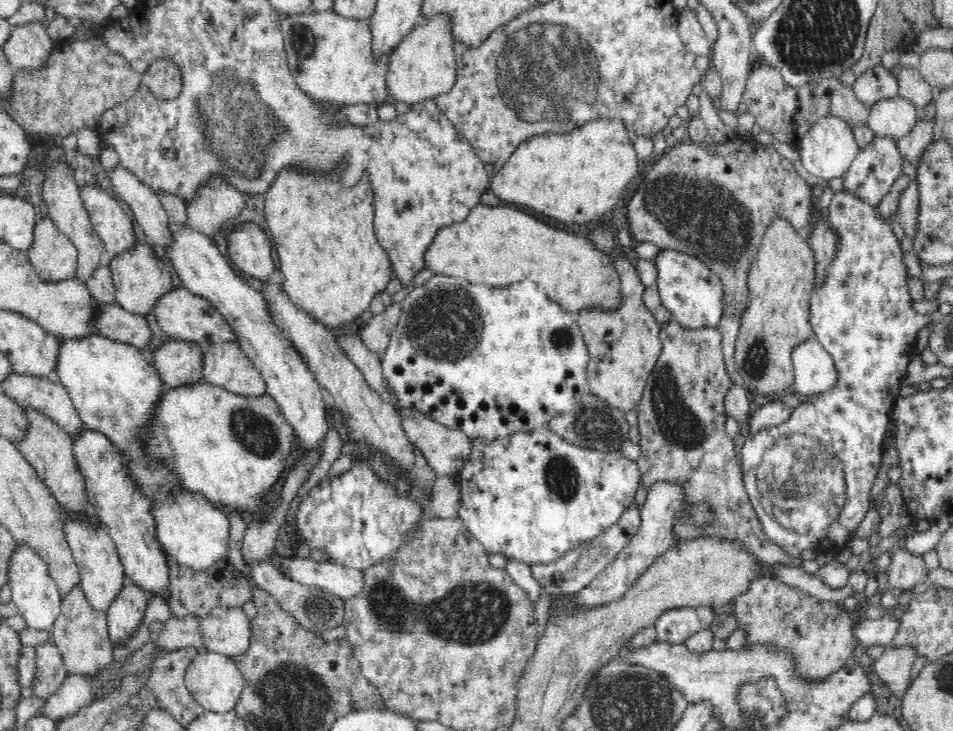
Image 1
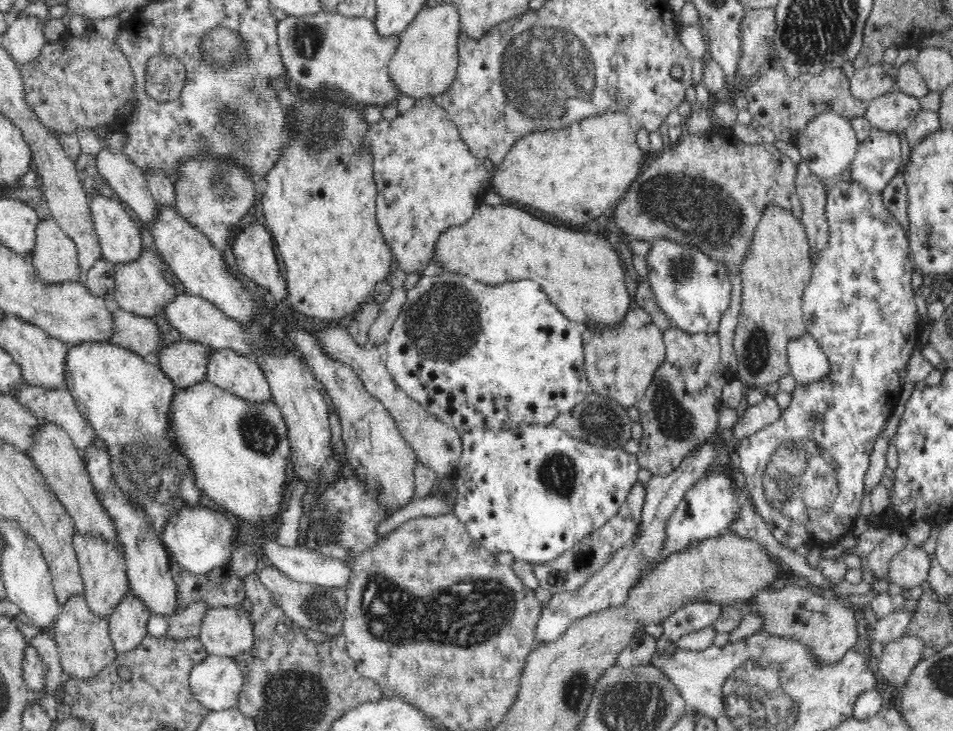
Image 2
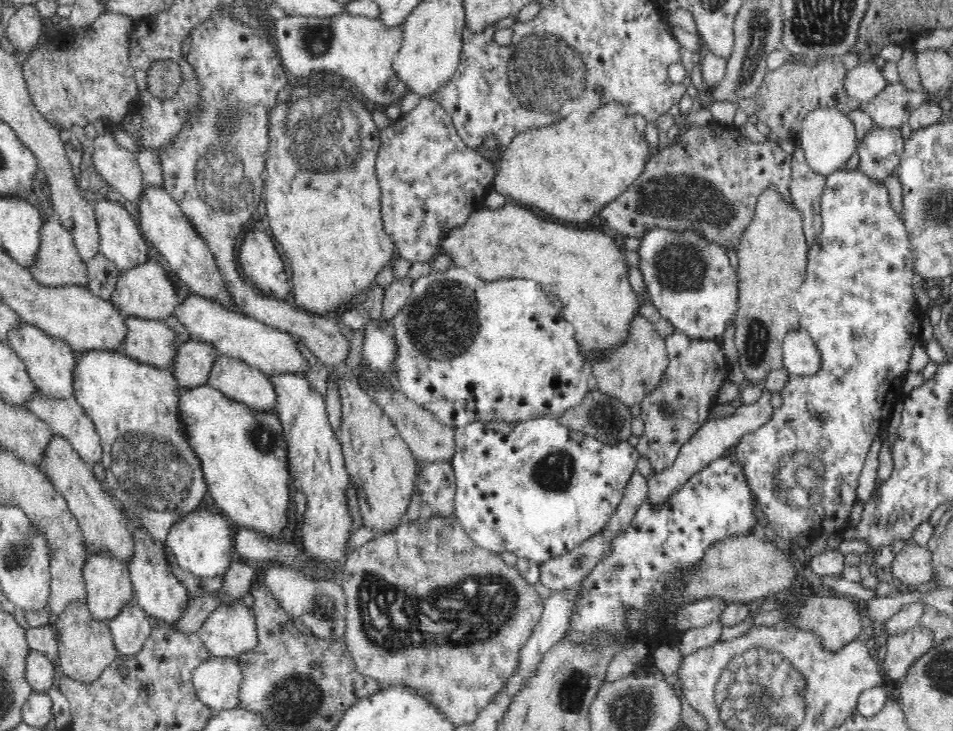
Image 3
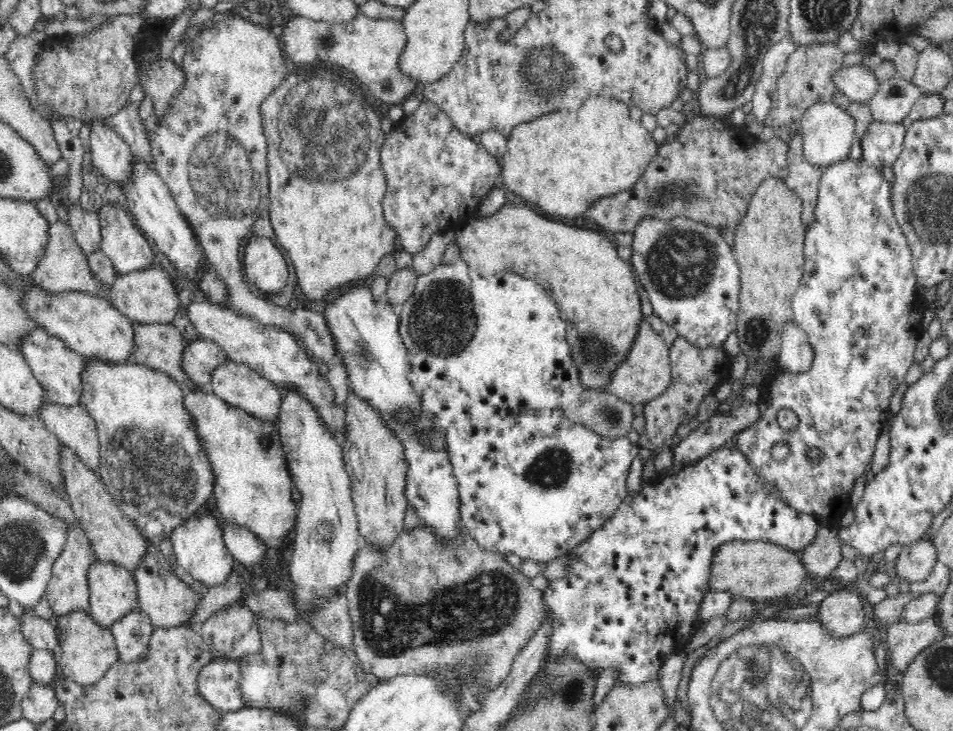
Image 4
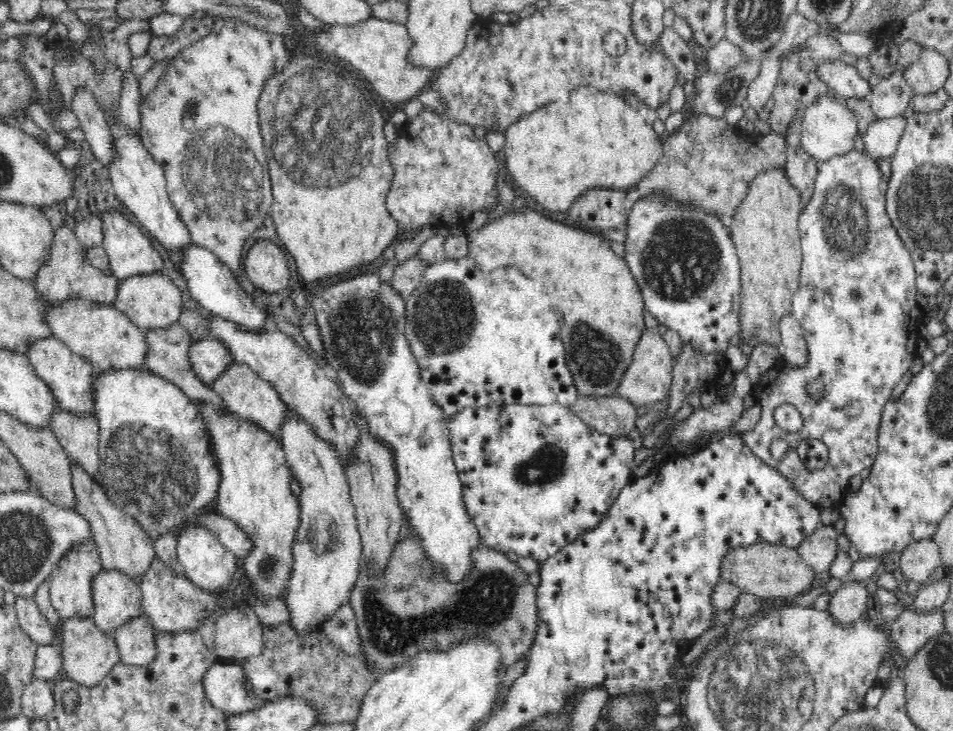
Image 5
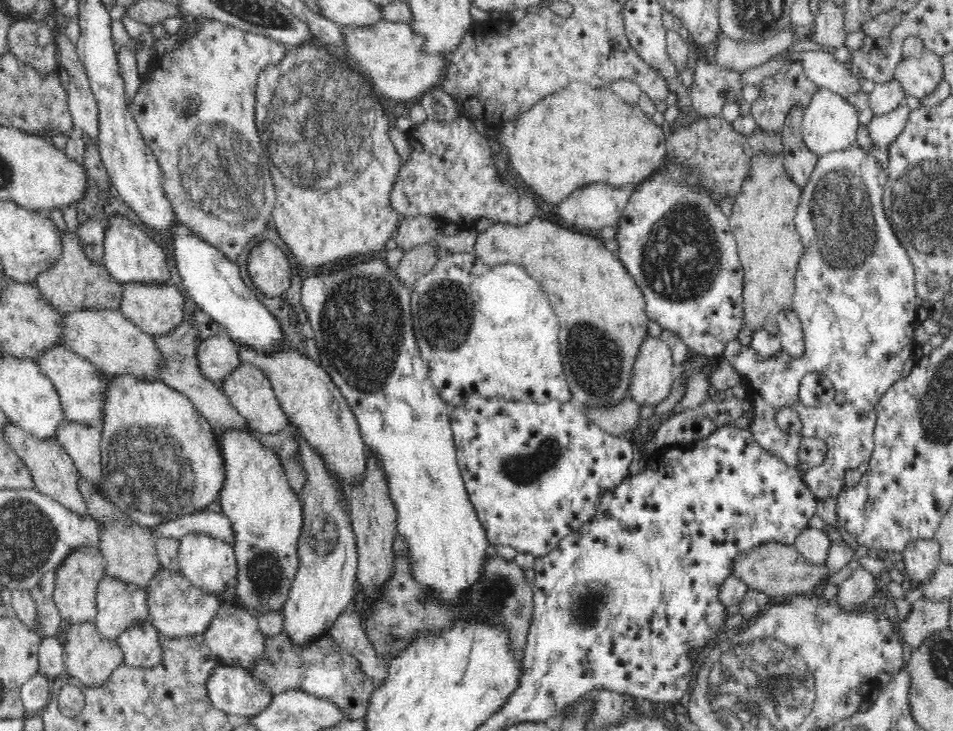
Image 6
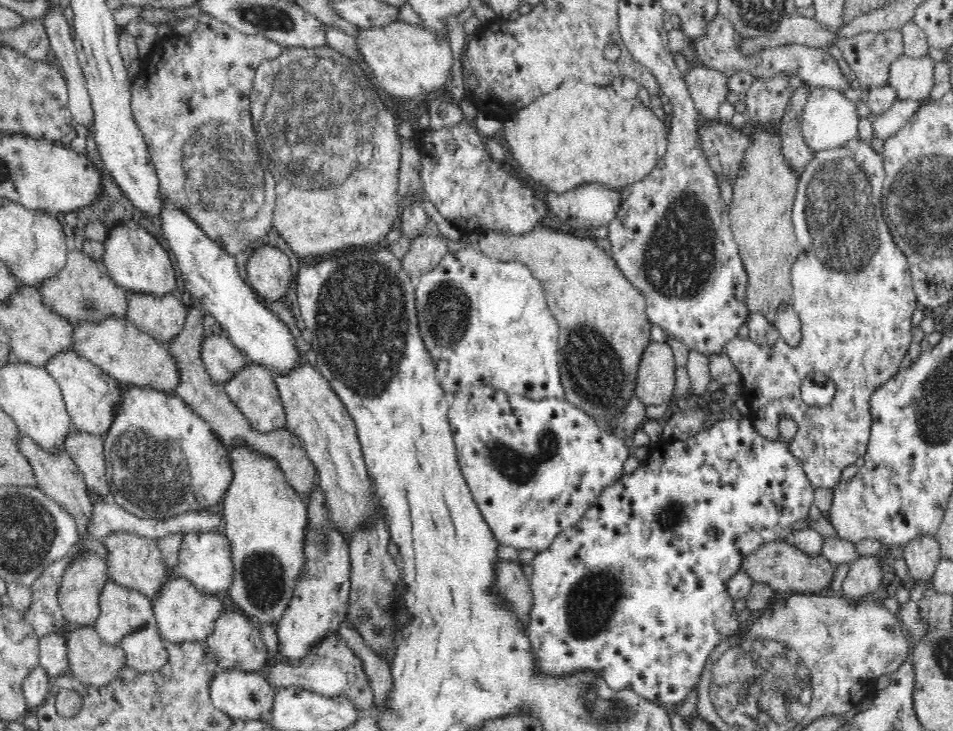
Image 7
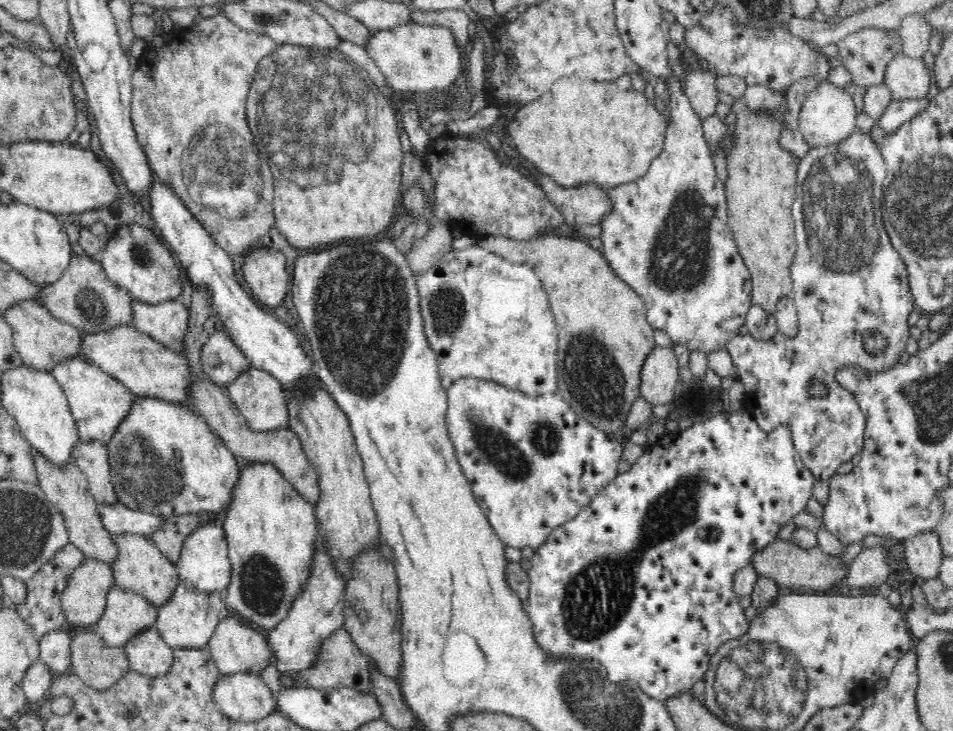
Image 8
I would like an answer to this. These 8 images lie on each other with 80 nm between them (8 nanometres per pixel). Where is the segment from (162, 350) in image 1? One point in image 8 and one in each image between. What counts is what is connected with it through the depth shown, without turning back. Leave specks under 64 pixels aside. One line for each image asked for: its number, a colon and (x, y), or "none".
2: (185, 362)
3: (192, 364)
4: (201, 358)
5: (208, 358)
6: (217, 356)
7: (222, 360)
8: (222, 361)

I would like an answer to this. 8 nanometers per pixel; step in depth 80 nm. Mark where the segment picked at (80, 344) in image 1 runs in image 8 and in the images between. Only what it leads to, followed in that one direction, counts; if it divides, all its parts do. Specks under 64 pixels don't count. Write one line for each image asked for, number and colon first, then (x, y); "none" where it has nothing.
2: (125, 397)
3: (154, 475)
4: (153, 464)
5: (156, 461)
6: (160, 458)
7: (162, 459)
8: (165, 460)

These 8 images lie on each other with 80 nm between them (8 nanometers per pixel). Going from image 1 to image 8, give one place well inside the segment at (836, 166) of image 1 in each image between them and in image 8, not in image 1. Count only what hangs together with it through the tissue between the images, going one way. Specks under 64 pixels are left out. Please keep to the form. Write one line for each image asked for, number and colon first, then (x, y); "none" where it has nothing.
2: (828, 145)
3: (827, 137)
4: (827, 132)
5: (828, 127)
6: (829, 124)
7: (829, 119)
8: (828, 114)

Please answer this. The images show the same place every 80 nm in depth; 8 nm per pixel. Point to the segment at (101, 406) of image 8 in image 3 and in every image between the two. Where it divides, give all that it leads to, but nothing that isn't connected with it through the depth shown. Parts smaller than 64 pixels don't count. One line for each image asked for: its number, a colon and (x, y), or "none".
3: (50, 362)
4: (58, 369)
5: (70, 377)
6: (82, 388)
7: (91, 397)

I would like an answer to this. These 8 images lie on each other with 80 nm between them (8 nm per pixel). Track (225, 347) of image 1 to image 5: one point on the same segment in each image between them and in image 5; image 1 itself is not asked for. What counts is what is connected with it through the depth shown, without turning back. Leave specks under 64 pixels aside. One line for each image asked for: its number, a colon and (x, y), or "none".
2: (240, 376)
3: (238, 380)
4: (236, 383)
5: (243, 392)

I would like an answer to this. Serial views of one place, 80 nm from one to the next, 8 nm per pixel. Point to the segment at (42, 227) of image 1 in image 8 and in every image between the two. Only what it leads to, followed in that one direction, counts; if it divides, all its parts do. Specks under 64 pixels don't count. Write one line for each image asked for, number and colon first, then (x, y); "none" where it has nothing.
2: (54, 257)
3: (57, 263)
4: (63, 268)
5: (67, 274)
6: (73, 282)
7: (82, 291)
8: (84, 297)

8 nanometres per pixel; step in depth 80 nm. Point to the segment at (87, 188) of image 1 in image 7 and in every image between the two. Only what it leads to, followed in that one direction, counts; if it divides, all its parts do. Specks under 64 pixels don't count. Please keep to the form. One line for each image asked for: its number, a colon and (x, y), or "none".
2: (119, 237)
3: (120, 239)
4: (122, 241)
5: (130, 252)
6: (131, 257)
7: (134, 260)

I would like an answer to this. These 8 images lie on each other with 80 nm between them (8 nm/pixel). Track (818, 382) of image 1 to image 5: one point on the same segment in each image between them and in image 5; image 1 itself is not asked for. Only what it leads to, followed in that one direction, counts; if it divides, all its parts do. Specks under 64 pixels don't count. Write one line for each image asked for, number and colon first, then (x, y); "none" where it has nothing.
2: (808, 363)
3: (801, 358)
4: (796, 356)
5: (793, 348)

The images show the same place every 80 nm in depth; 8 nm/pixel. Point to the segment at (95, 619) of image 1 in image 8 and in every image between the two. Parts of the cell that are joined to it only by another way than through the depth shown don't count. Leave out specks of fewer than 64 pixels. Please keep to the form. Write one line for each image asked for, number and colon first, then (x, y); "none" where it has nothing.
2: (85, 647)
3: (86, 647)
4: (88, 649)
5: (88, 654)
6: (88, 658)
7: (95, 662)
8: (98, 665)

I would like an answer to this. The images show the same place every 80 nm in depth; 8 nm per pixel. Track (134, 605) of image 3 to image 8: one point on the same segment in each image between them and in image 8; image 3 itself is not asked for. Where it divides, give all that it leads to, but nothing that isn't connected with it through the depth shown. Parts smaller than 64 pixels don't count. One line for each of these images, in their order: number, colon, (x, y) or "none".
4: (131, 633)
5: (135, 640)
6: (140, 644)
7: (144, 649)
8: (148, 654)

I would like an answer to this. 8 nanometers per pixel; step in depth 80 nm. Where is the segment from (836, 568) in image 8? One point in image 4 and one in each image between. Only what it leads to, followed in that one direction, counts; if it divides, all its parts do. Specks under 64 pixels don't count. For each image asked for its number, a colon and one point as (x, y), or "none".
4: (755, 570)
5: (766, 570)
6: (779, 571)
7: (786, 570)

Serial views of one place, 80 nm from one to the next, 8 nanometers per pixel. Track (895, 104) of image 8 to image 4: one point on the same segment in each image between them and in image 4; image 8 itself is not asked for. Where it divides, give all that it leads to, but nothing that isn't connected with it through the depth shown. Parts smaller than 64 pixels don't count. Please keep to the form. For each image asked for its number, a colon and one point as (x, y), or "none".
4: (881, 144)
5: (880, 140)
6: (882, 130)
7: (885, 125)

